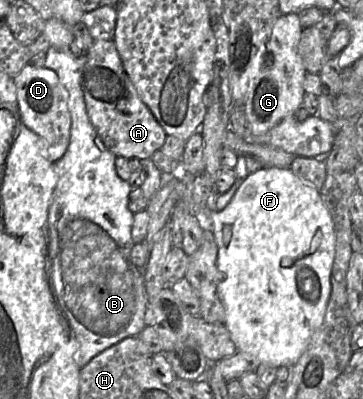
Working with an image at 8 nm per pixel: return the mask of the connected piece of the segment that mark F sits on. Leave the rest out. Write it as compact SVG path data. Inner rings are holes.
M262 167L251 172L244 179L237 179L240 185L227 206L210 214L209 226L218 247L217 254L217 294L225 309L225 322L238 352L249 357L253 364L274 367L292 367L306 349L309 340L323 322L331 292L331 272L335 258L335 231L330 212L325 206L319 190L296 176L290 168Z

